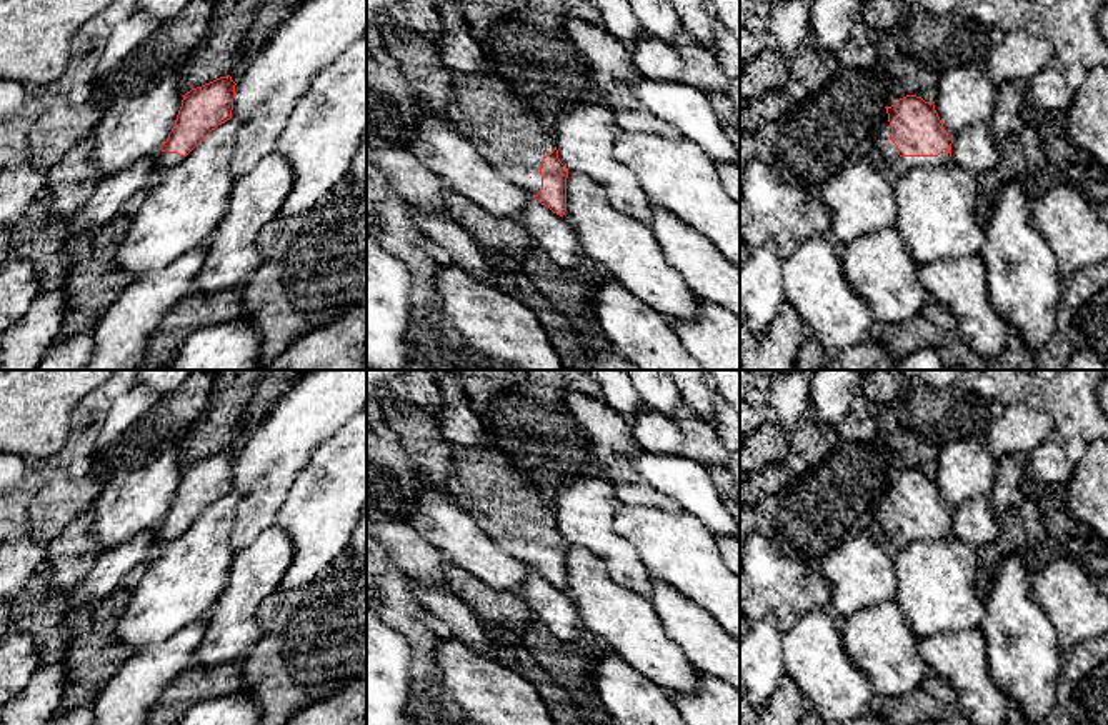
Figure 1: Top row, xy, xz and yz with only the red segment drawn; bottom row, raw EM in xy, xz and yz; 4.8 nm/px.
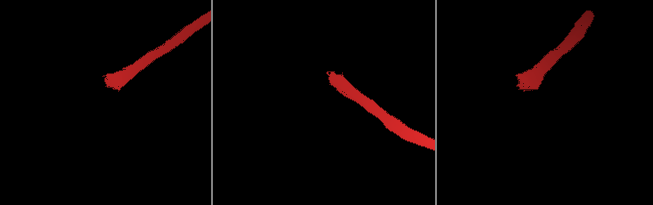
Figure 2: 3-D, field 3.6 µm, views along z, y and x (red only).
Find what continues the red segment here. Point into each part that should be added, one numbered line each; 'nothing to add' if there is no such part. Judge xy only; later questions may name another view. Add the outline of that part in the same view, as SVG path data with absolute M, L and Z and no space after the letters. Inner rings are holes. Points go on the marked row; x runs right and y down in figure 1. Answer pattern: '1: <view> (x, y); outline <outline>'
1: xy (165, 162); outline M160 150L155 167L148 175L148 188L157 185L180 160L182 157L178 153L168 153Z

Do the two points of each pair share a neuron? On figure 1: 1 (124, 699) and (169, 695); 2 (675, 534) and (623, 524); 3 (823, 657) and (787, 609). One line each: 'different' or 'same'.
1: different
2: same
3: different

